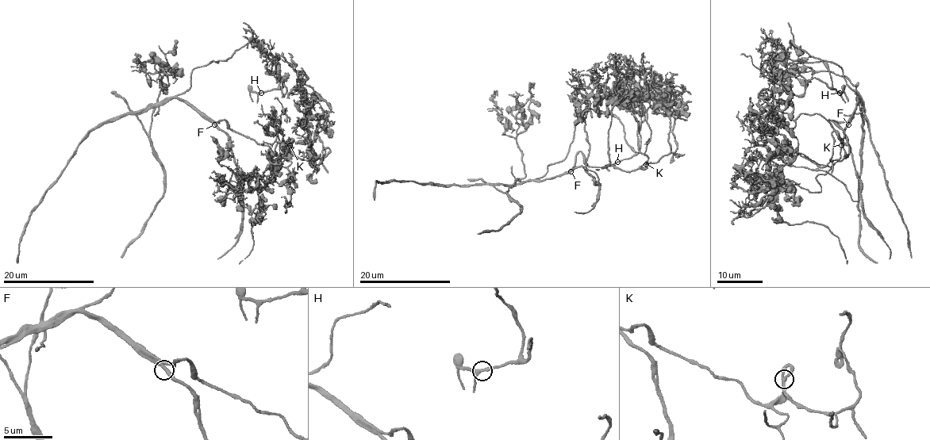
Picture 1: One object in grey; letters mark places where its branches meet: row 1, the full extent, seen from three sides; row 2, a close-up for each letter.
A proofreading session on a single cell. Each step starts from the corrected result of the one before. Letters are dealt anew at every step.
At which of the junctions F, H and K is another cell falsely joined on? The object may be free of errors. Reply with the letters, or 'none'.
none

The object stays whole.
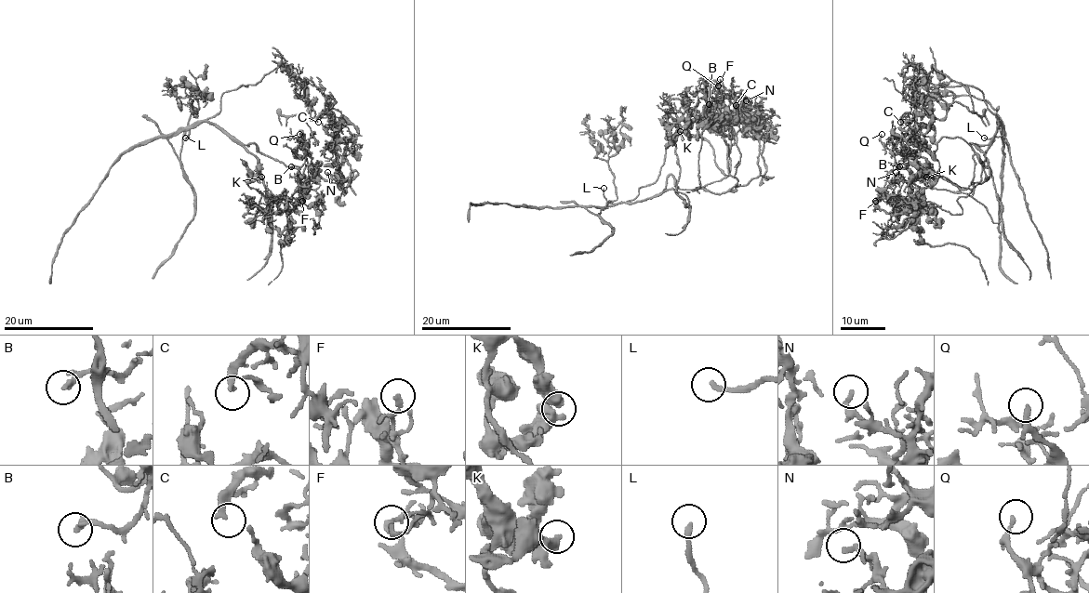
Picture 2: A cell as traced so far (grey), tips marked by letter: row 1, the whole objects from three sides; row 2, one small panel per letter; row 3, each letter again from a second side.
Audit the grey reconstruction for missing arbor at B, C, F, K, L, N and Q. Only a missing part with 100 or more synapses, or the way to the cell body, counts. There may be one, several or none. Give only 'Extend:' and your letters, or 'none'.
Extend: L

